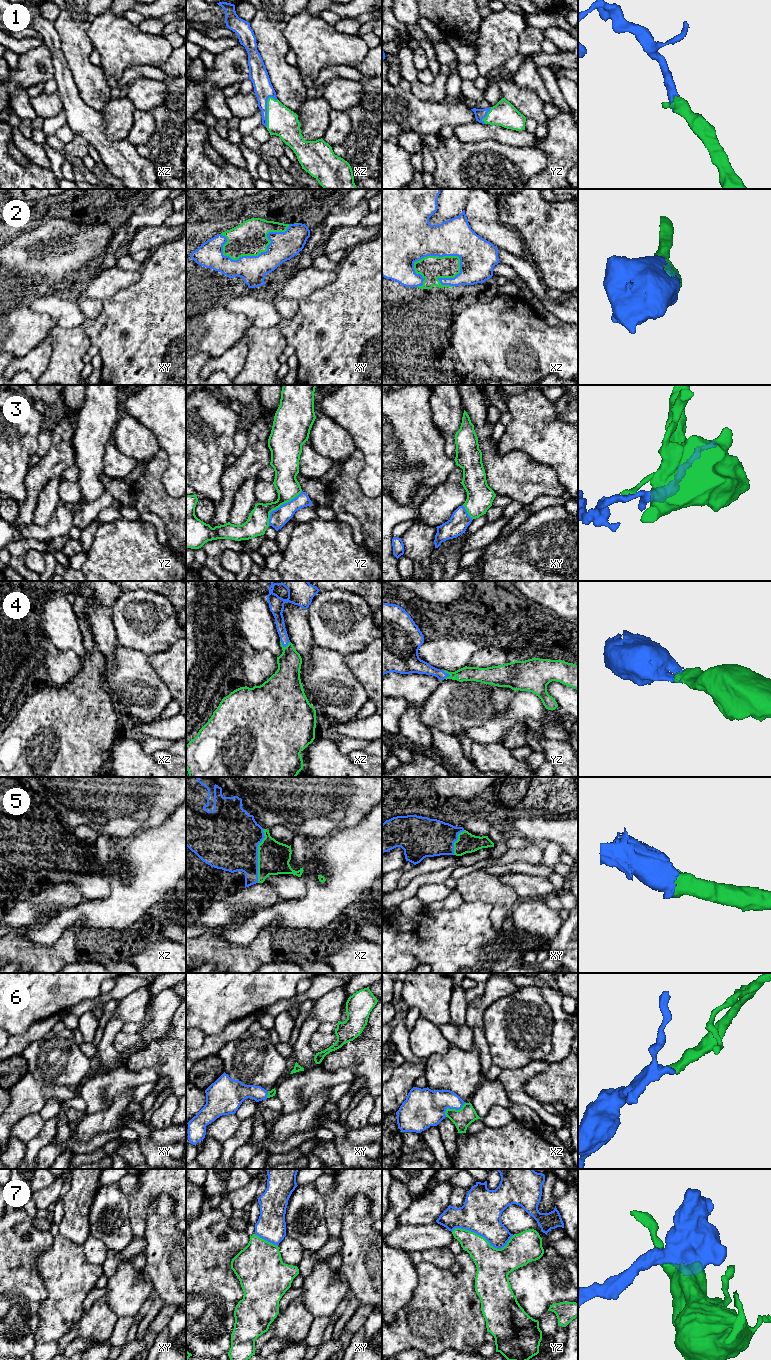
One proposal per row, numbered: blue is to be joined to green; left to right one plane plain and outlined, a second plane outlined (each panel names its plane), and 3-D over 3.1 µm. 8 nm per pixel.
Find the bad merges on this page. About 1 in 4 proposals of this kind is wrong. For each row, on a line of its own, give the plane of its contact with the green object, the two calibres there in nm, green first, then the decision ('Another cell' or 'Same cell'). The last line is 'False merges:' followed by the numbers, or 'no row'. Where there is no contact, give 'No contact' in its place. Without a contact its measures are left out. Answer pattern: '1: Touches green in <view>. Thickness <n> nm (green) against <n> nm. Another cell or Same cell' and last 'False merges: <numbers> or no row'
1: Touches green in xz. Thickness 240 nm (green) against 150 nm. Same cell
2: Touches green in xz. Thickness 200 nm (green) against 480 nm. Same cell
3: Touches green in yz. Thickness 190 nm (green) against 140 nm. Another cell
4: Touches green in xz. Thickness 200 nm (green) against 80 nm. Same cell
5: Touches green in xz. Thickness 260 nm (green) against 440 nm. Same cell
6: Touches green in xz. Thickness 150 nm (green) against 300 nm. Same cell
7: Touches green in yz. Thickness 280 nm (green) against 320 nm. Another cell
False merges: 3, 7

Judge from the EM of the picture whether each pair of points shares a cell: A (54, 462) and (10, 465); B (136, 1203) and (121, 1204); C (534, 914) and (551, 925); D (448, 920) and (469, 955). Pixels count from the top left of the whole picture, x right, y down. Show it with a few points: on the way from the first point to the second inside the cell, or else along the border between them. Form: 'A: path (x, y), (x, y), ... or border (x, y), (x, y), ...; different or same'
A: border (31, 464), (25, 479), (25, 487); different
B: border (126, 1195), (129, 1201), (128, 1219), (131, 1227); different
C: path (538, 918), (547, 925); same
D: path (451, 929), (468, 946); same

